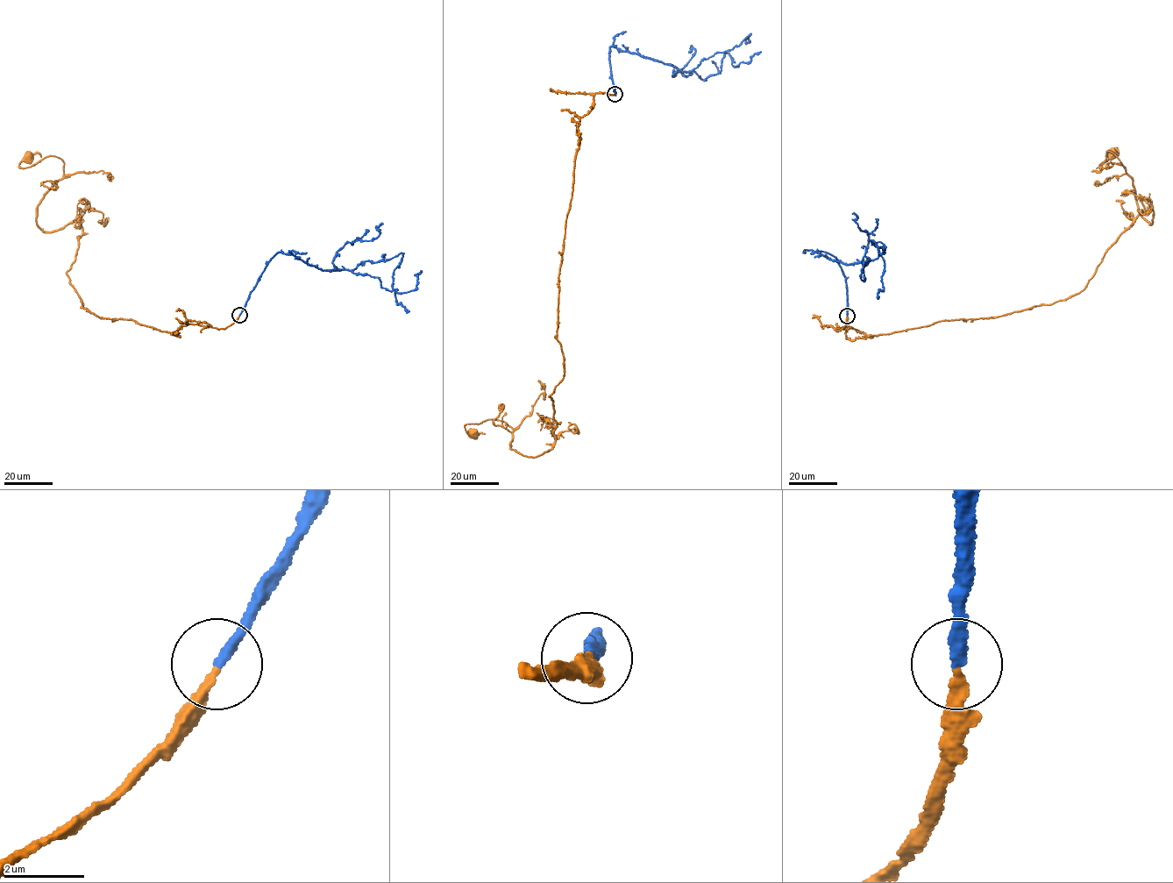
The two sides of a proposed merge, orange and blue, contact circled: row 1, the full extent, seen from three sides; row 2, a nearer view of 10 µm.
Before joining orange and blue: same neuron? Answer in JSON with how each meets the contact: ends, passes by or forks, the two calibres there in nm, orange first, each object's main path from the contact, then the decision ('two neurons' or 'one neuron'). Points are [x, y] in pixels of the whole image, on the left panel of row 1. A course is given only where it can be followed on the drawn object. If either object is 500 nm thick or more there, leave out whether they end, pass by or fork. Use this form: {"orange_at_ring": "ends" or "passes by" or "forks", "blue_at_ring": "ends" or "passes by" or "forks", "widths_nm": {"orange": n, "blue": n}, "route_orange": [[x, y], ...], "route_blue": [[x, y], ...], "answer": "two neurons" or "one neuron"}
{"orange_at_ring": "ends", "blue_at_ring": "ends", "widths_nm": {"orange": 240, "blue": 280}, "route_orange": [[239, 316], [171, 332], [81, 308], [67, 273], [81, 220], [36, 219], [64, 164], [28, 158]], "route_blue": [[239, 316], [278, 252], [332, 270], [353, 270], [402, 253], [393, 286], [396, 302], [409, 311]], "answer": "one neuron"}

